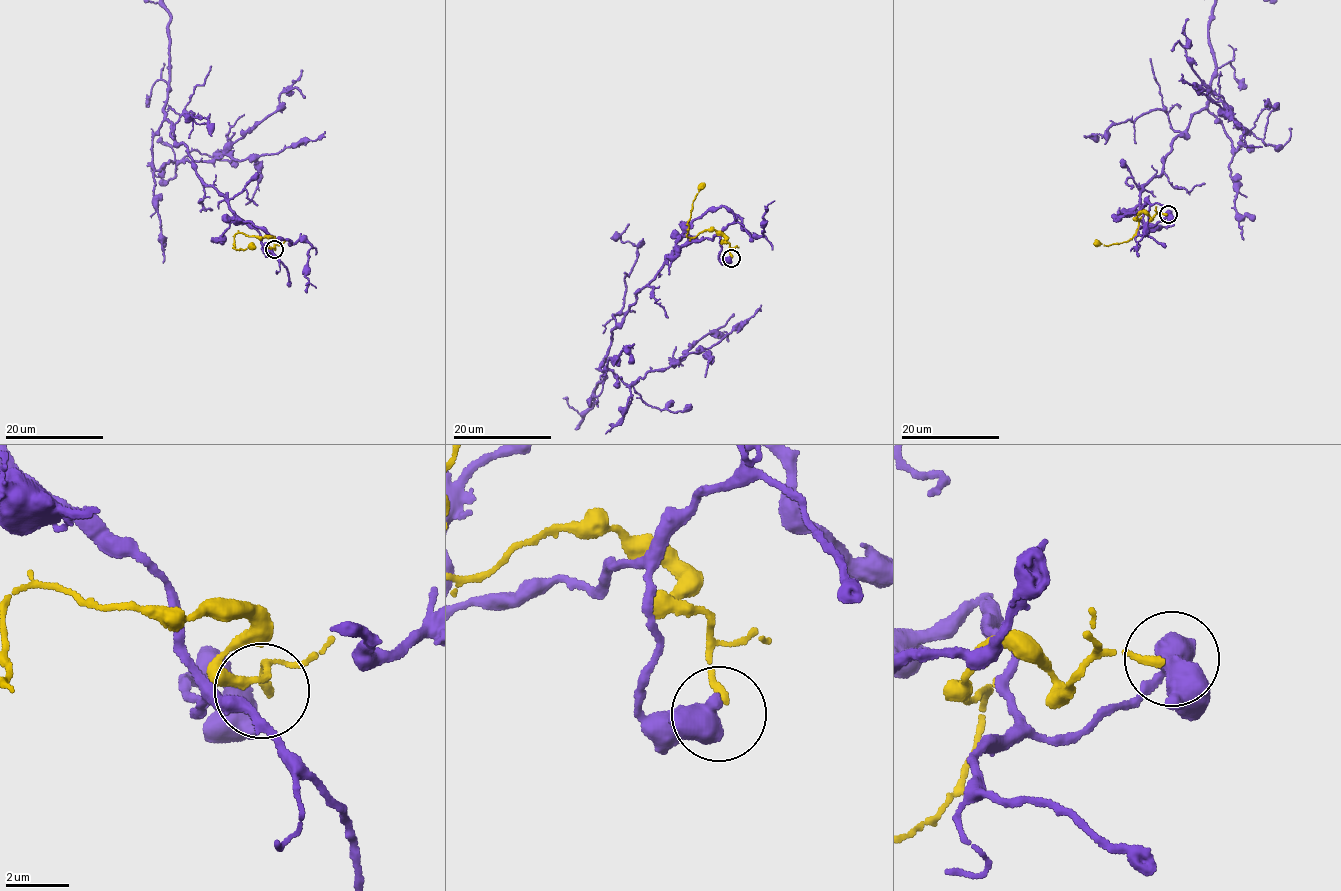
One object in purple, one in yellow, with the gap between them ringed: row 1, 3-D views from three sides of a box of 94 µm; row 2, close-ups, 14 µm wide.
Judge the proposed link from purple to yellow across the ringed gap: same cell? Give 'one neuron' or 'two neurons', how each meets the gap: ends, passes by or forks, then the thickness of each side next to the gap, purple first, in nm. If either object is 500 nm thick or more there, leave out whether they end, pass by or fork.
two neurons | purple passes by | yellow ends | 460/280 nm

